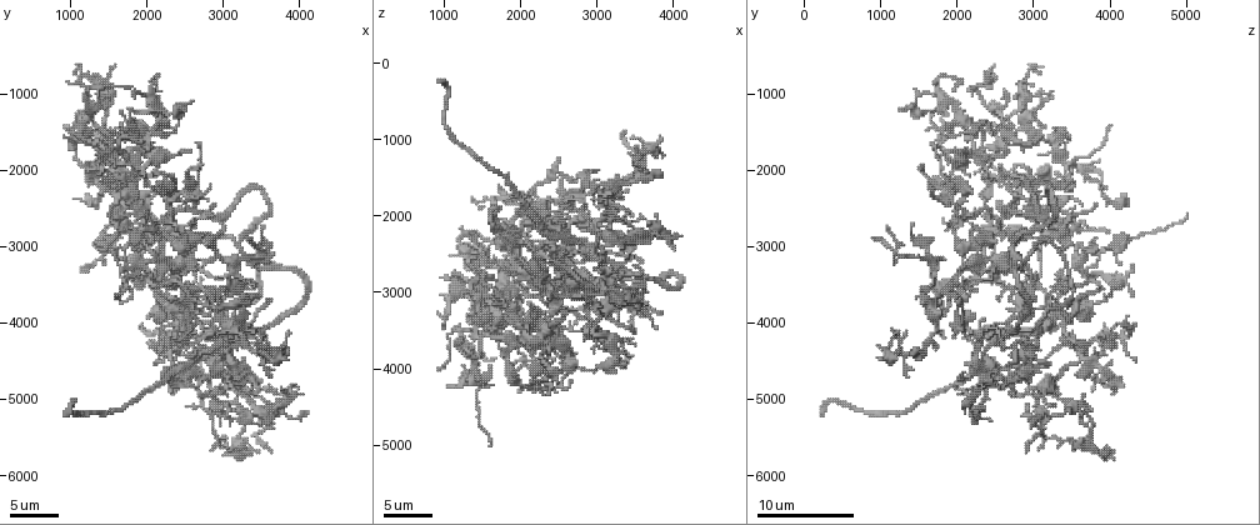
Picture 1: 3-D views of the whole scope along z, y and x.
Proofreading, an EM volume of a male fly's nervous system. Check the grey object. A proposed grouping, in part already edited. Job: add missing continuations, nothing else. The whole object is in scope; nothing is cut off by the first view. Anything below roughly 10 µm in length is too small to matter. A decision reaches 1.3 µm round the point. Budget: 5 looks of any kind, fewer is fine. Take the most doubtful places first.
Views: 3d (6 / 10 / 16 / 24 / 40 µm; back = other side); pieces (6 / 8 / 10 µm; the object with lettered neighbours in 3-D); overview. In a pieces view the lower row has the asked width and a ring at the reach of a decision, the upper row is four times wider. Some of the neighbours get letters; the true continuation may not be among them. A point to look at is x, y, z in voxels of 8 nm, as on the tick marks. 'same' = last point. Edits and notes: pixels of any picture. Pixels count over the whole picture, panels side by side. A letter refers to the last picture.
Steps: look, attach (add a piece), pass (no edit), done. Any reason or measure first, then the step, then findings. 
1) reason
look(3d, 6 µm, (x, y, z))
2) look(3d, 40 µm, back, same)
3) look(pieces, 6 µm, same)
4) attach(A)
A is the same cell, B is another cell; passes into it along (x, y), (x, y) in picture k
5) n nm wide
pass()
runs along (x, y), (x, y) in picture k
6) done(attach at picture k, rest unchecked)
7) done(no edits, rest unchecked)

end of a long branch
look(pieces, 6 µm, (950, 5200, 200))

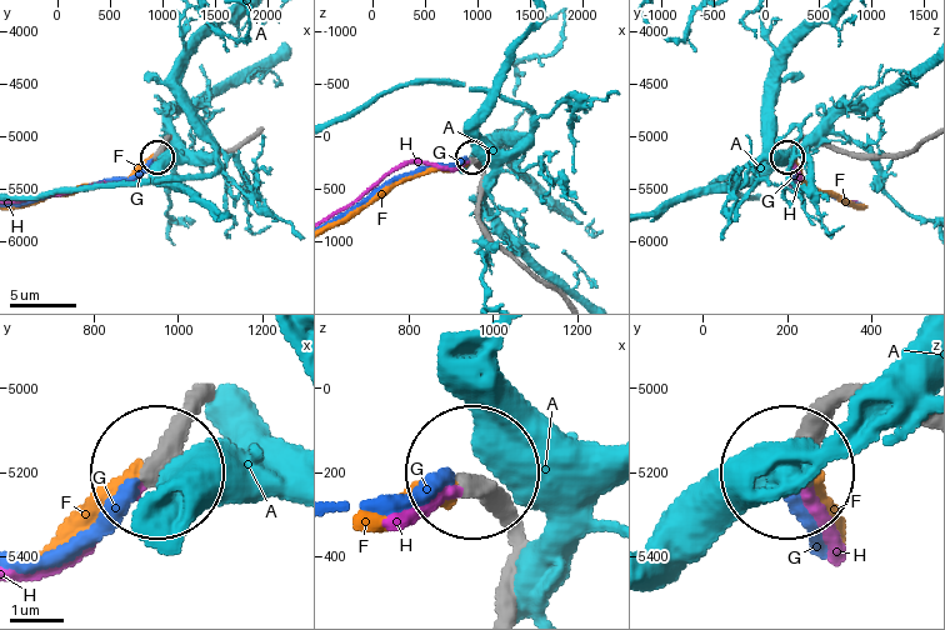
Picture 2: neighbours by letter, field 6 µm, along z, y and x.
attach(F)
F is the same cell, A, G and H are other cells; it goes on there

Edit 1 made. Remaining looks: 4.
look(overview)

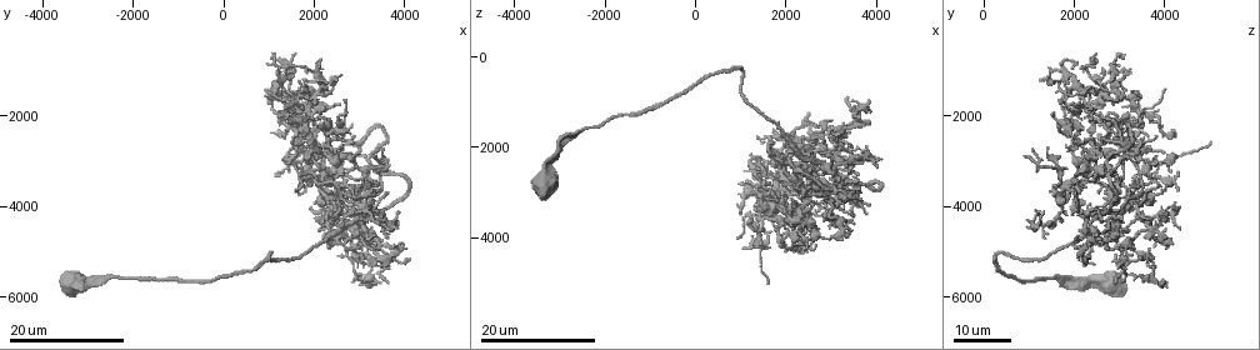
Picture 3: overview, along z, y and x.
free end
look(3d, 24 µm, (3050, 4250, 1700))

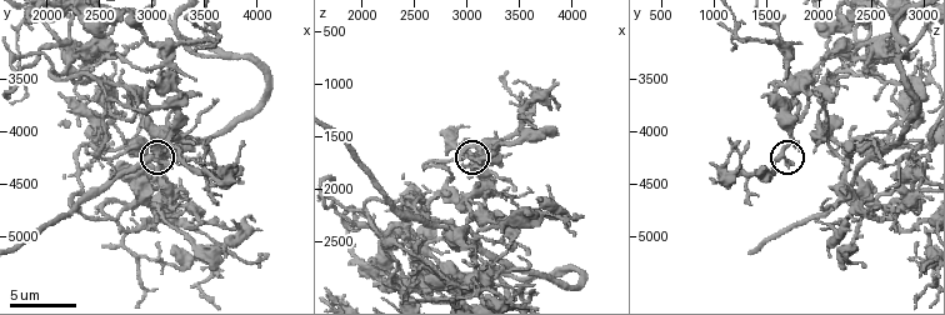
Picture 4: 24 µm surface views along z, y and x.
look(pieces, 8 µm, (3040, 4280, 1720))

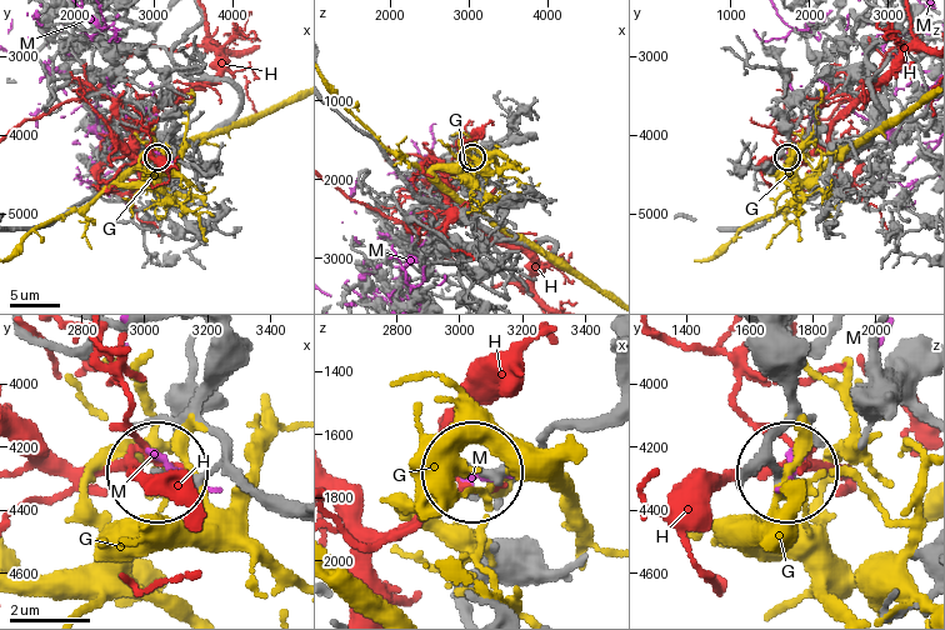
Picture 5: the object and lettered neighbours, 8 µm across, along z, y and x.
pass()
G, H and M are other cells; none of them fits

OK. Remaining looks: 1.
free end
look(pieces, 10 µm, (1850, 1000, 1450))

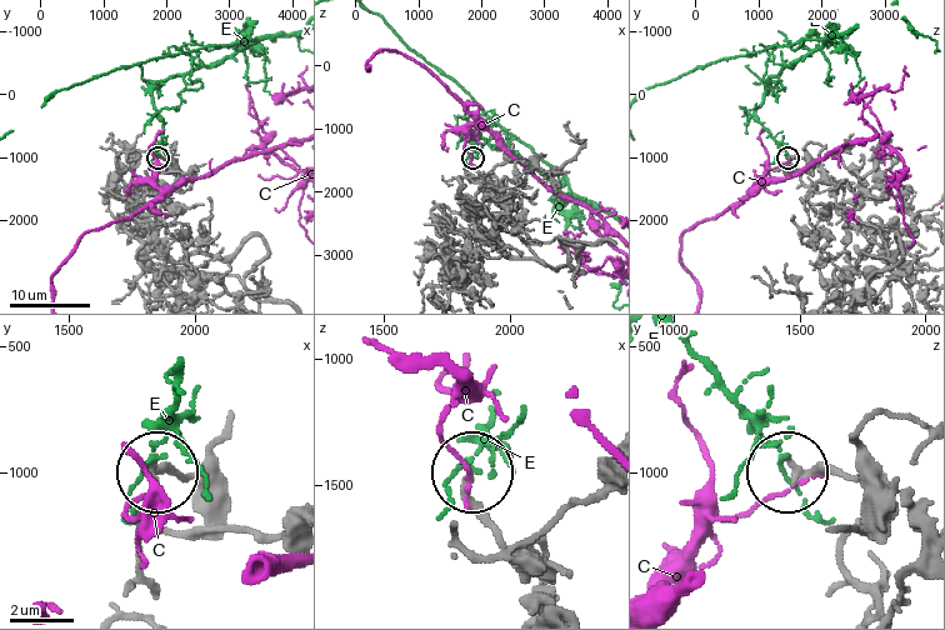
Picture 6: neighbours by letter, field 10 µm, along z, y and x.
pass()
C and E are other cells; none of them fits

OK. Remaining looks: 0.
done(attach at picture 2, rest unchecked)

